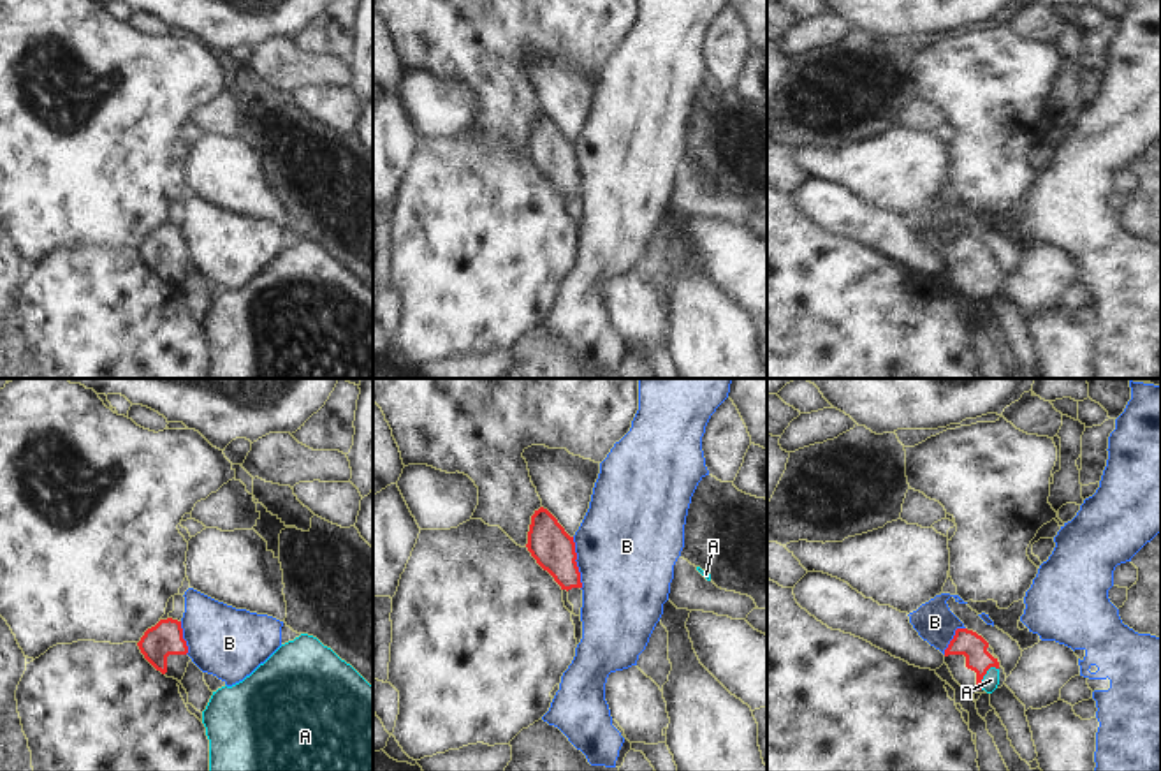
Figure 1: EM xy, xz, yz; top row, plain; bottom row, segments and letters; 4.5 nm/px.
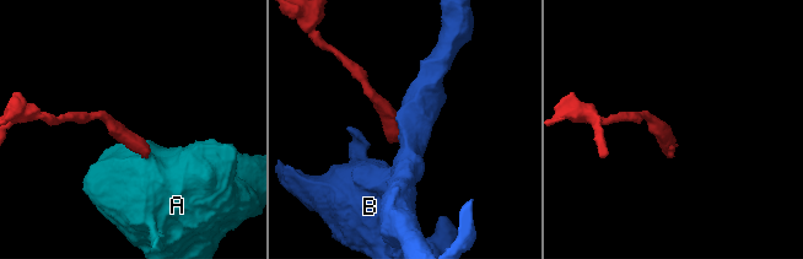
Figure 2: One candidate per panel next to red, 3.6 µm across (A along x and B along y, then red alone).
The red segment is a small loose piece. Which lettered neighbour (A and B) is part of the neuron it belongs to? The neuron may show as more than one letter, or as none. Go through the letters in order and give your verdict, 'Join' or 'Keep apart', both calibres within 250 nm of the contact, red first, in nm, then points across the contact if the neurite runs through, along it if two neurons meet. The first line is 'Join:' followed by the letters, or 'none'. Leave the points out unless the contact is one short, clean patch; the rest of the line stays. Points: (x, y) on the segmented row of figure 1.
Join: A
A: Join. Thickness 120 nm (red) against 80 nm. Path across: yz (968, 643), (985, 673), (991, 680)
B: Keep apart. Thickness 190 nm (red) against 460 nm. Boundary: xz (572, 537), (581, 588).

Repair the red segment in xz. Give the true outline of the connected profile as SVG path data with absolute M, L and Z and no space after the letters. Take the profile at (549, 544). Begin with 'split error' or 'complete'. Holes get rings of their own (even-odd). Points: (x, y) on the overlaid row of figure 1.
complete | M544 507L531 516L526 547L561 590L582 588L573 537Z

